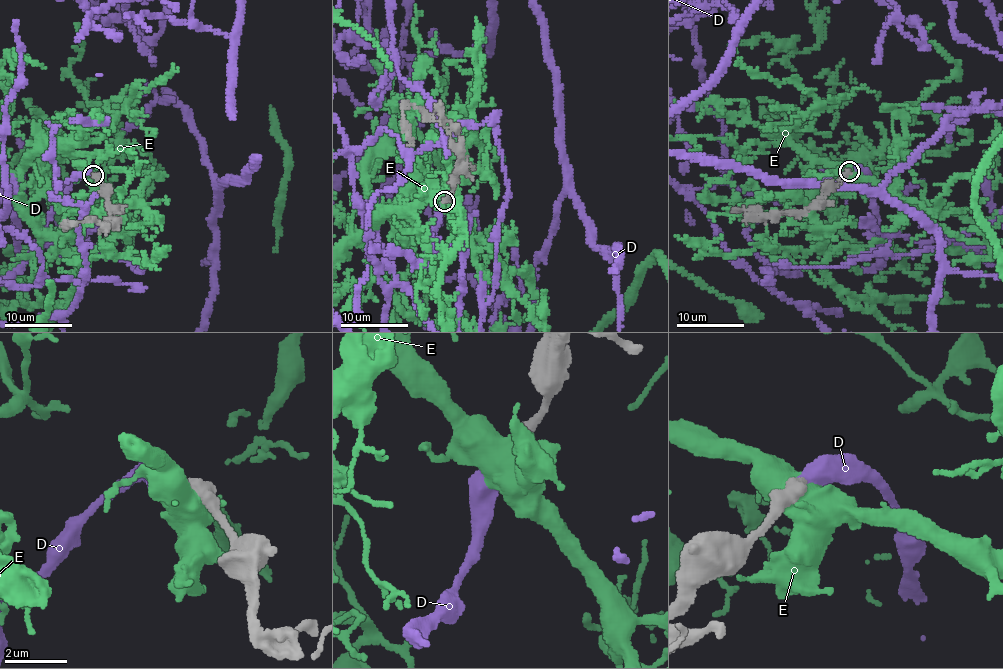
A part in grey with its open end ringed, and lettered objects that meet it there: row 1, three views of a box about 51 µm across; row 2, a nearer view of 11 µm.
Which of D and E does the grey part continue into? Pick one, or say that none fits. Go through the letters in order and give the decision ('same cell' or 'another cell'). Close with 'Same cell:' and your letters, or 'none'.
D: same cell
E: another cell
Same cell: D

